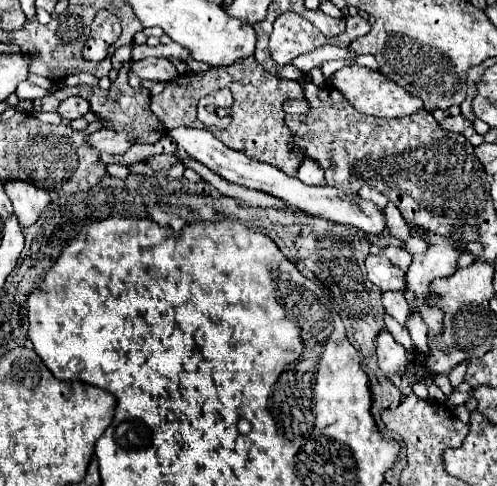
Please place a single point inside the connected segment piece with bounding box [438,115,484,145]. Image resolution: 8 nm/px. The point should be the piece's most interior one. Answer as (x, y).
(459, 124)

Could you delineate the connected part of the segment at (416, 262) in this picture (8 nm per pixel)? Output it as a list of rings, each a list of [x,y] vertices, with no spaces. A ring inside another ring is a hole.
[[[464,225],[462,227],[462,237],[442,237],[442,235],[424,235],[424,239],[430,243],[430,249],[422,255],[414,255],[412,259],[412,265],[406,273],[406,291],[414,293],[414,307],[418,311],[418,315],[424,319],[426,327],[428,327],[428,339],[434,339],[436,335],[440,335],[442,331],[442,317],[444,313],[440,311],[440,307],[436,305],[430,305],[428,299],[432,297],[432,291],[430,291],[430,283],[438,277],[448,277],[456,271],[456,263],[458,263],[458,255],[460,251],[458,249],[464,249],[464,241],[476,241],[476,227],[470,227],[470,225]]]

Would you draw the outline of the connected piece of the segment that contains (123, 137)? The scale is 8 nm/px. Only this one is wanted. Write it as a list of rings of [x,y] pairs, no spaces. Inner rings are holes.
[[[100,129],[88,135],[86,143],[96,149],[98,153],[110,153],[110,155],[122,155],[134,145],[134,137],[128,133],[118,133],[114,129]]]

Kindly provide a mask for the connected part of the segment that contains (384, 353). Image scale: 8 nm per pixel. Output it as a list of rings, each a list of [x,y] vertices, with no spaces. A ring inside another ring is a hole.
[[[382,331],[376,337],[376,355],[378,355],[378,367],[384,371],[388,377],[390,373],[398,373],[404,377],[408,357],[402,345],[398,345],[388,331]]]

